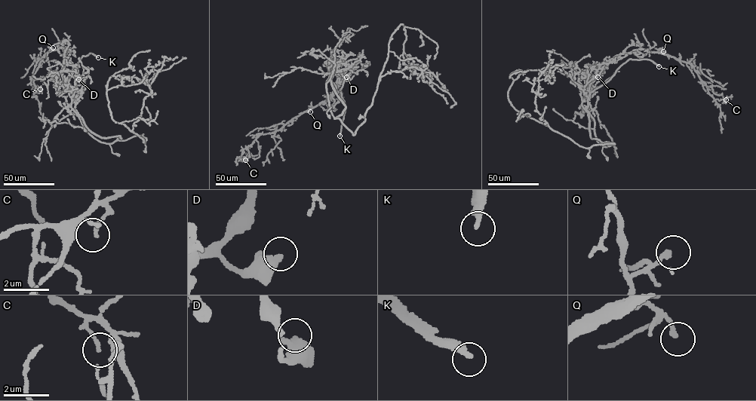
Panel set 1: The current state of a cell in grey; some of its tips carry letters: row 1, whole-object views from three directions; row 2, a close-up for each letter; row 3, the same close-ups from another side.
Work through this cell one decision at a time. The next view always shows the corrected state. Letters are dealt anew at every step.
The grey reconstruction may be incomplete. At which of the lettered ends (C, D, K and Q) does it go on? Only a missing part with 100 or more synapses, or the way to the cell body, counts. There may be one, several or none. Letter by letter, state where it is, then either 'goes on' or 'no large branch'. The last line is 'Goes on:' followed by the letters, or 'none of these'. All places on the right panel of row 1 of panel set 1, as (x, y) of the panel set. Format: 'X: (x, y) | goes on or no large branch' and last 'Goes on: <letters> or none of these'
C: (726, 99) | no large branch
D: (597, 77) | no large branch
K: (659, 66) | goes on
Q: (663, 51) | no large branch
Goes on: K

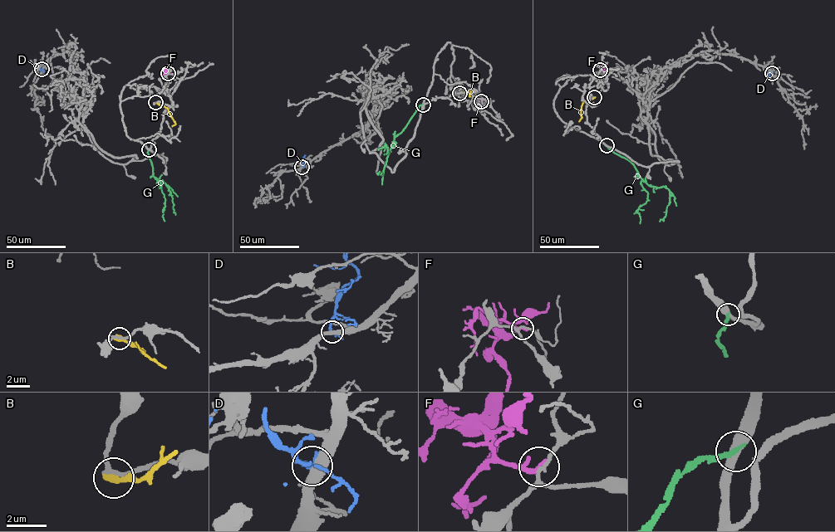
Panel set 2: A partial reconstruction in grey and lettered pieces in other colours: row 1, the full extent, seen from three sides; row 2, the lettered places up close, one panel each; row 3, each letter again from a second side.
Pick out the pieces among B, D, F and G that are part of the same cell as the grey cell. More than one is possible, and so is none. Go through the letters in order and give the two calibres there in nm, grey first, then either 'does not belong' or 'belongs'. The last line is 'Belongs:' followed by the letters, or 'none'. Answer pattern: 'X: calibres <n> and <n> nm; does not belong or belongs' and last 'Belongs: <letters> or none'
B: calibres 240 and 400 nm; does not belong
D: calibres 460 and 180 nm; does not belong
F: calibres 140 and 170 nm; does not belong
G: calibres 280 and 280 nm; does not belong
Belongs: none

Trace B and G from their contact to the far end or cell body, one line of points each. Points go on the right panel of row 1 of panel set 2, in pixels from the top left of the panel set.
B: (594, 97), (582, 102), (579, 121)
G: (606, 145), (628, 159), (650, 186), (664, 186), (669, 190), (665, 216), (660, 221)

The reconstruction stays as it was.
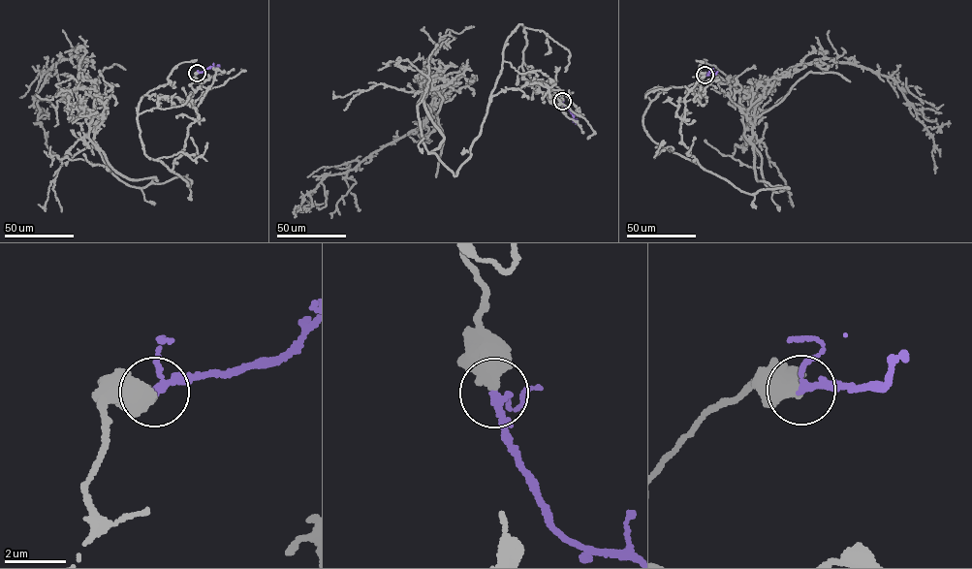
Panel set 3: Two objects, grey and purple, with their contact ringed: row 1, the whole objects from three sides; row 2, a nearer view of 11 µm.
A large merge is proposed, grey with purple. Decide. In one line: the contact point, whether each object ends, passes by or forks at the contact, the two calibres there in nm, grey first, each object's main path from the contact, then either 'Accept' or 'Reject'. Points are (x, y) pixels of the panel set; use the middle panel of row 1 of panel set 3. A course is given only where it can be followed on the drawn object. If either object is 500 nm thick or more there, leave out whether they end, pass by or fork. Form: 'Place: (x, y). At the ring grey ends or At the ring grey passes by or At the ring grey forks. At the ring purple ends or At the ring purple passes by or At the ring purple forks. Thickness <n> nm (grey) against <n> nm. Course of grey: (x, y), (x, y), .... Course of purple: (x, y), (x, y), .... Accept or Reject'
Place: (562, 101). Thickness 600 nm (grey) against 190 nm. Course of grey: (561, 101), (524, 79), (518, 25), (457, 173), (423, 139), (431, 80), (423, 124), (326, 176), (295, 217). Course of purple: (561, 101), (575, 123). Reject

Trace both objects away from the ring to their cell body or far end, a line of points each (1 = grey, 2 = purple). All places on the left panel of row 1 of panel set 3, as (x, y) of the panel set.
1: (197, 73), (188, 100), (137, 110), (144, 153), (190, 186), (113, 174), (73, 56), (36, 95), (57, 159)
2: (197, 73), (219, 65)

